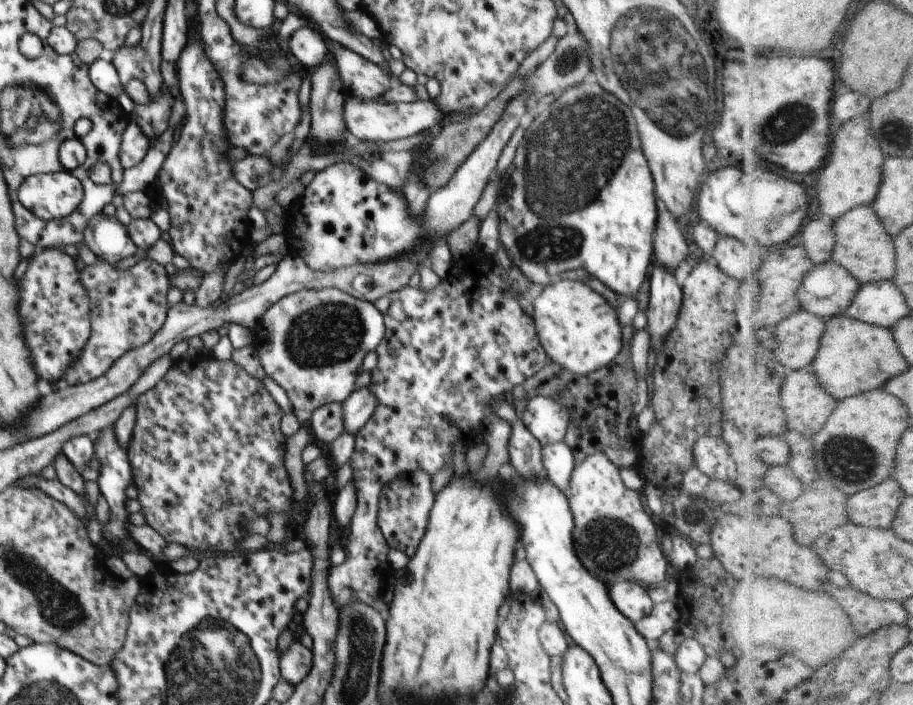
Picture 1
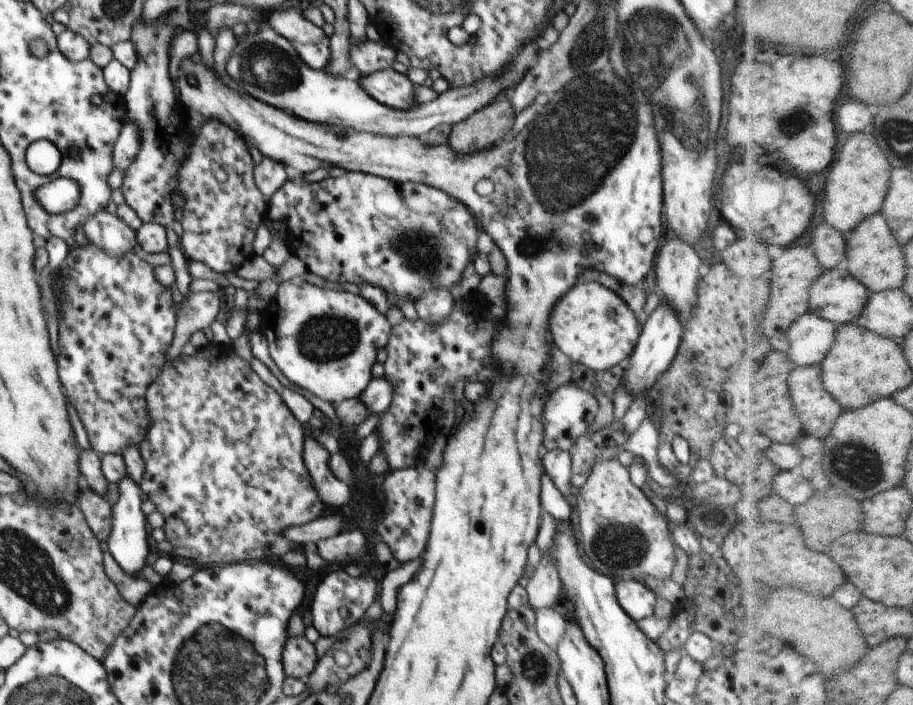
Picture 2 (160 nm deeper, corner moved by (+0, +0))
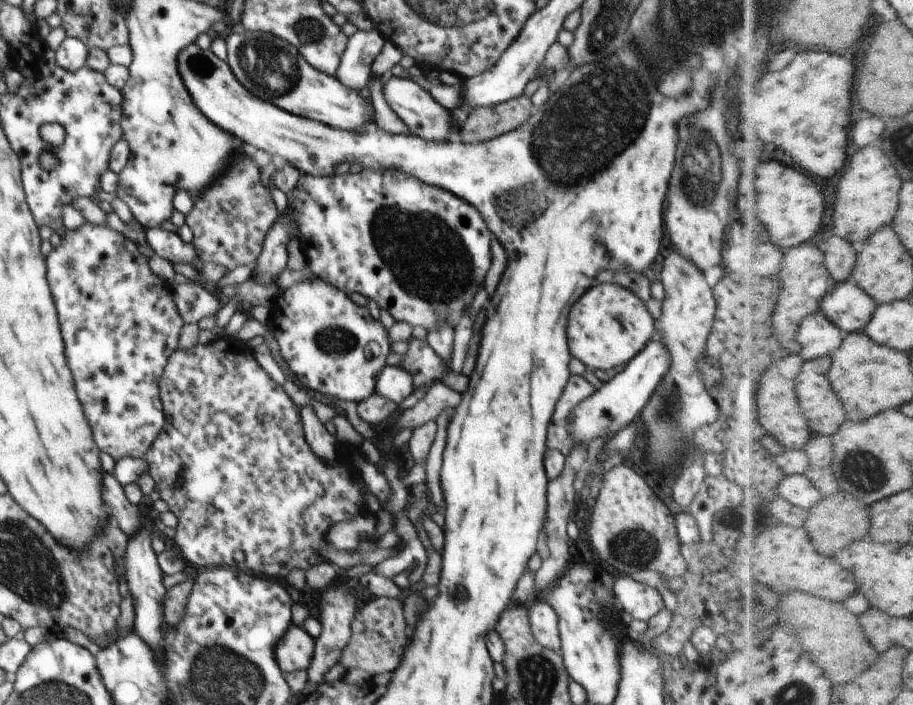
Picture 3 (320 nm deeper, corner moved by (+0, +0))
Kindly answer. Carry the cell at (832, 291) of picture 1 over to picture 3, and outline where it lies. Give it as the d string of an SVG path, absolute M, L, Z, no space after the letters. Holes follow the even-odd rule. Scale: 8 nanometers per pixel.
M853 280L838 284L838 288L827 298L823 304L823 310L828 318L831 318L842 330L849 334L862 332L871 324L875 314L879 312L879 302L868 294L859 284Z

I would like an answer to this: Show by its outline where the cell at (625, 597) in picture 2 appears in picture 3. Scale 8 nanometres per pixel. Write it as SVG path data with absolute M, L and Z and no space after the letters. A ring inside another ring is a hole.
M623 575L613 584L618 606L622 614L634 620L648 621L664 609L660 592L646 583L639 583L631 575Z

